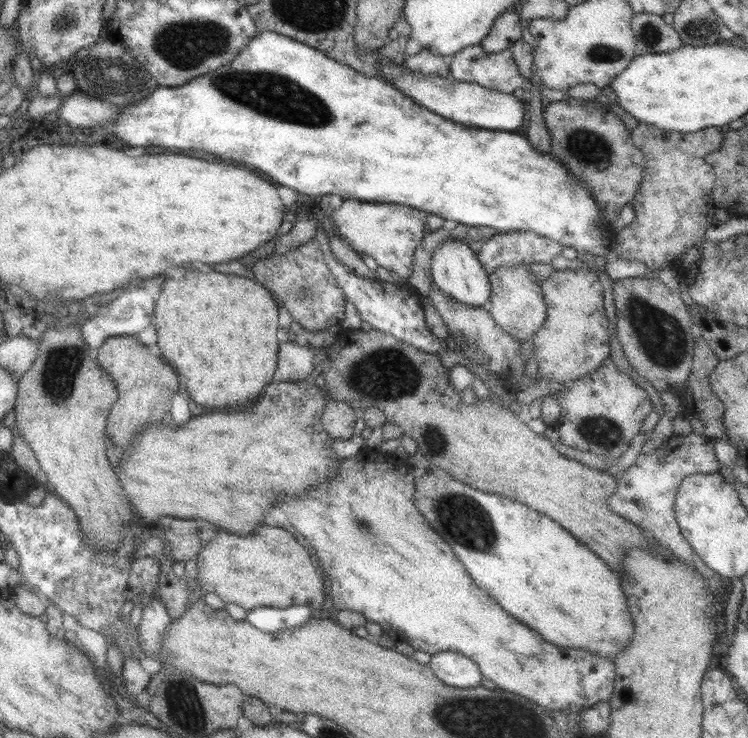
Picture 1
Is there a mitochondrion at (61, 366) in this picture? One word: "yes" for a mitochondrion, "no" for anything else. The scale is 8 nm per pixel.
yes

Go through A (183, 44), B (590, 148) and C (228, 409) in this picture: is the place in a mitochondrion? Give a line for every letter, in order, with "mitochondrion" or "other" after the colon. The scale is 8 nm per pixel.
A: mitochondrion
B: mitochondrion
C: other

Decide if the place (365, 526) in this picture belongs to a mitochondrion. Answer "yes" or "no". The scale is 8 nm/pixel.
yes

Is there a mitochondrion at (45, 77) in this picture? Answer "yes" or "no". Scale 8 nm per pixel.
no

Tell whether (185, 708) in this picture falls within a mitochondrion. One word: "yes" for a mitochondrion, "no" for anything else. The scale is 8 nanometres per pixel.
yes

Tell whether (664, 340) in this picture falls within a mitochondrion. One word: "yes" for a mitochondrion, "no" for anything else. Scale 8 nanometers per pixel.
yes

